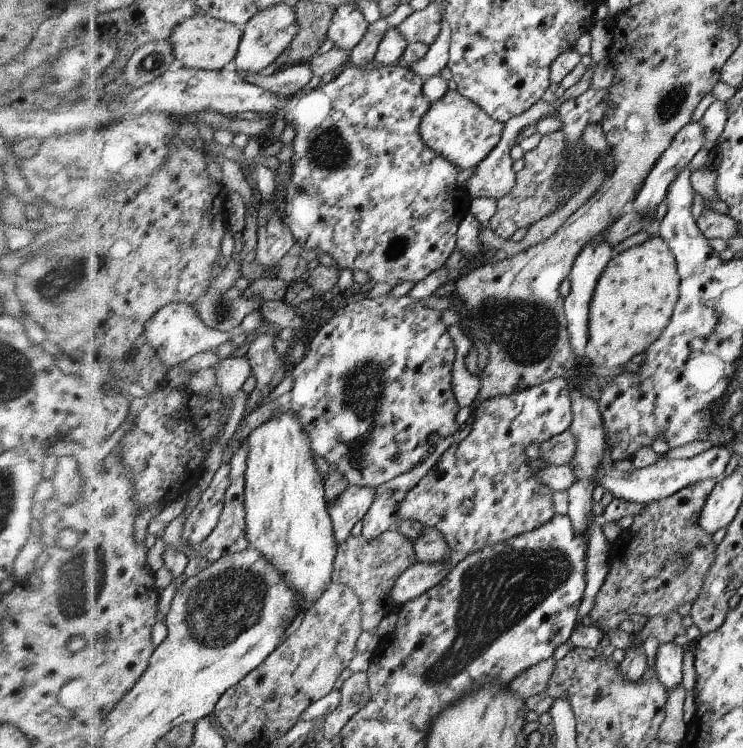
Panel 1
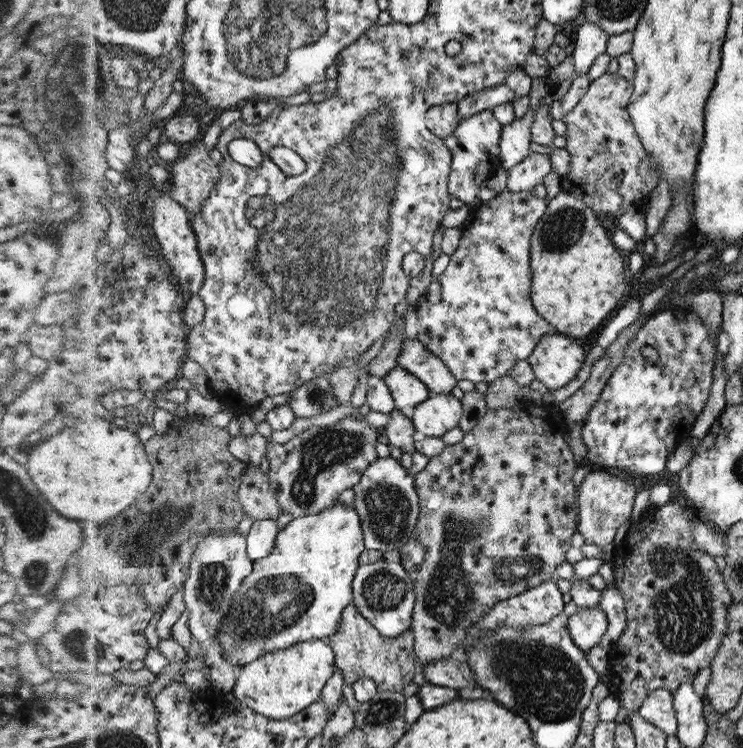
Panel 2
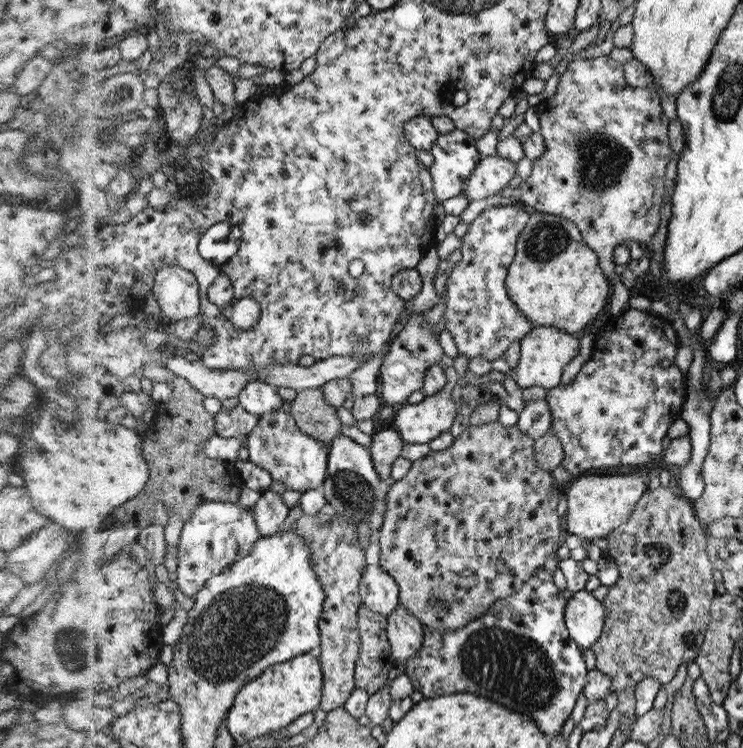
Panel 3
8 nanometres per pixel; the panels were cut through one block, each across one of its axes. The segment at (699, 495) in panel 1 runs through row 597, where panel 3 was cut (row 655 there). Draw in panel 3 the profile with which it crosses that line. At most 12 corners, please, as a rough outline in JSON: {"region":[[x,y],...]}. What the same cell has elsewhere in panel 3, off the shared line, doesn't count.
{"region":[[646,492],[606,537],[596,669],[637,685],[698,656],[716,598],[690,499]]}

